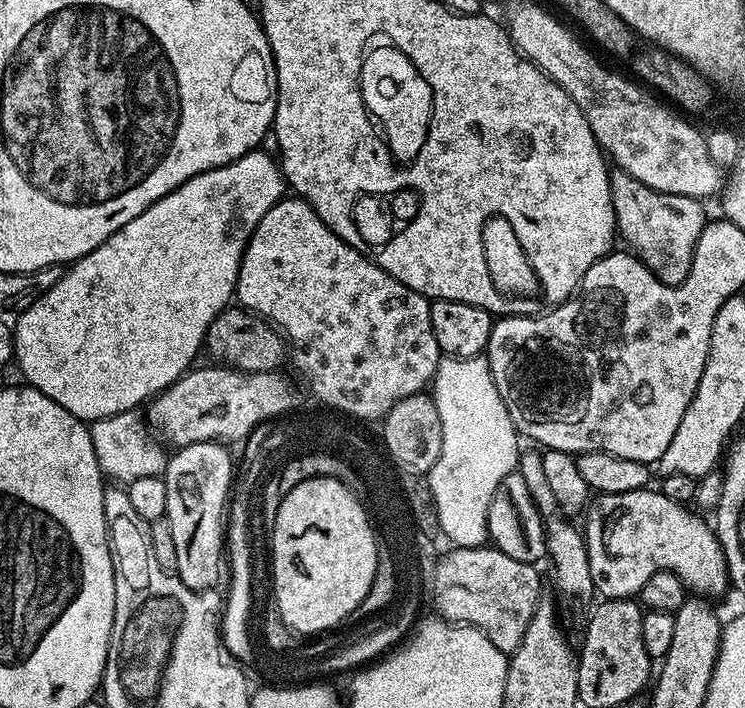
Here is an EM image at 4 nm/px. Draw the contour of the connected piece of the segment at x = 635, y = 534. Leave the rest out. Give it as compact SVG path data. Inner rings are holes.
M651 487L630 490L626 494L597 495L591 501L583 517L584 524L582 523L584 545L590 558L593 589L601 597L609 600L626 600L640 593L642 586L646 586L647 580L654 574L673 572L678 574L685 588L691 590L697 597L713 598L712 596L720 596L724 591L729 591L728 563L720 539L716 537L715 527L695 514L700 515L691 507L674 502L666 498L666 494Z

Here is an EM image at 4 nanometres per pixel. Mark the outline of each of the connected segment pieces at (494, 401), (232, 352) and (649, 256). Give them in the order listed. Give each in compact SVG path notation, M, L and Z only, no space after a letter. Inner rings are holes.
M483 355L471 356L470 358L444 356L436 368L435 378L432 379L430 395L438 406L438 418L442 418L442 450L438 454L438 462L434 462L434 466L426 473L426 479L432 491L432 497L434 498L434 506L438 510L440 532L442 536L445 536L445 538L449 540L449 545L458 548L483 548L488 540L488 511L490 510L490 502L494 498L494 494L498 490L498 486L501 482L503 482L510 473L517 471L522 447L521 437L516 431L514 422L510 422L510 414L502 402L502 394L498 394L498 386L494 386L494 378L490 374L490 366Z
M239 306L223 308L210 322L204 336L206 352L213 356L217 365L235 368L238 372L275 372L286 360L286 341L277 329L261 316Z
M613 167L612 205L616 215L619 239L624 239L629 249L639 256L664 284L680 284L690 270L692 255L706 223L704 204L693 196L666 194L638 182L622 169Z

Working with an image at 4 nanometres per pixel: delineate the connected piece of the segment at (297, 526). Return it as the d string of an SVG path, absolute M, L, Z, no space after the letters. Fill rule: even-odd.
M319 476L310 478L306 482L300 482L294 486L294 490L285 493L281 505L277 508L277 518L271 528L270 545L270 577L272 576L272 592L276 595L274 605L281 612L282 622L293 629L297 634L304 632L324 632L327 628L332 628L335 624L340 624L348 615L355 613L359 609L366 594L371 590L371 584L374 582L376 572L376 545L378 543L377 533L374 531L373 521L369 519L365 506L361 503L359 497L355 495L353 489L340 480L335 480L329 476Z

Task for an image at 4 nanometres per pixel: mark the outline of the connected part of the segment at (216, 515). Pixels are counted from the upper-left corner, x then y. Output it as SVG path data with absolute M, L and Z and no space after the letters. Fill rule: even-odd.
M207 440L173 451L164 468L166 482L166 519L174 533L178 562L174 572L187 588L203 593L212 588L226 572L226 505L234 484L234 464L225 445Z

